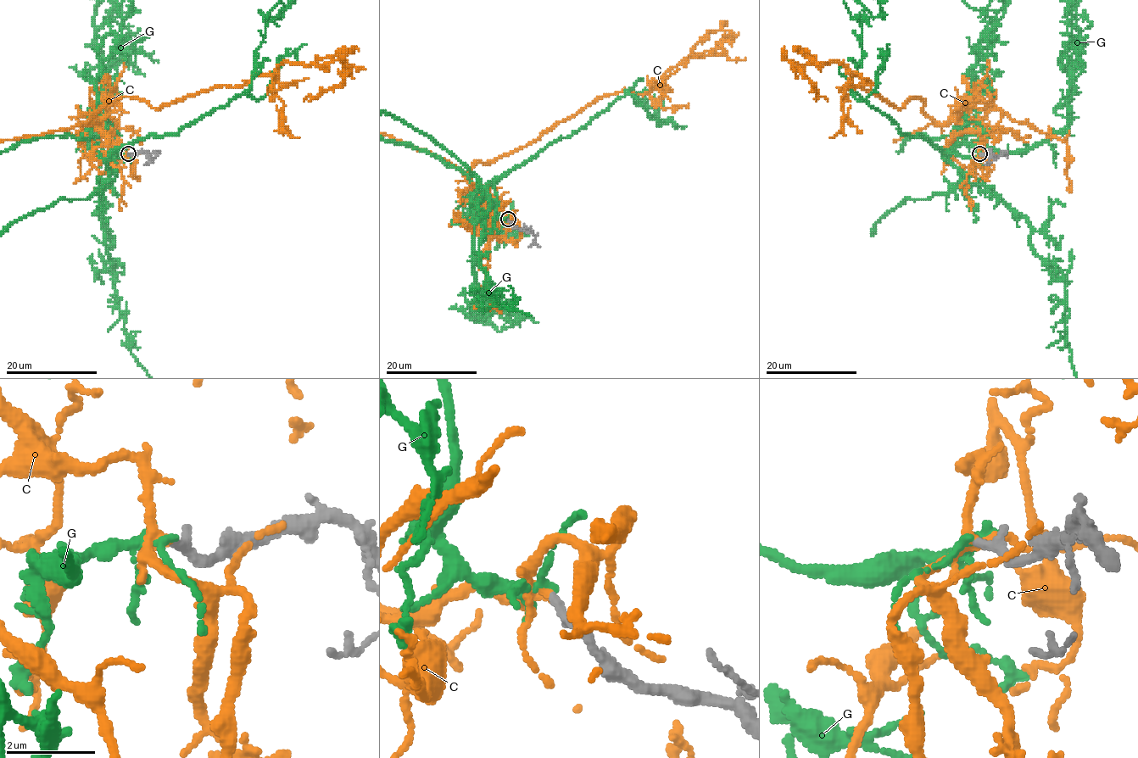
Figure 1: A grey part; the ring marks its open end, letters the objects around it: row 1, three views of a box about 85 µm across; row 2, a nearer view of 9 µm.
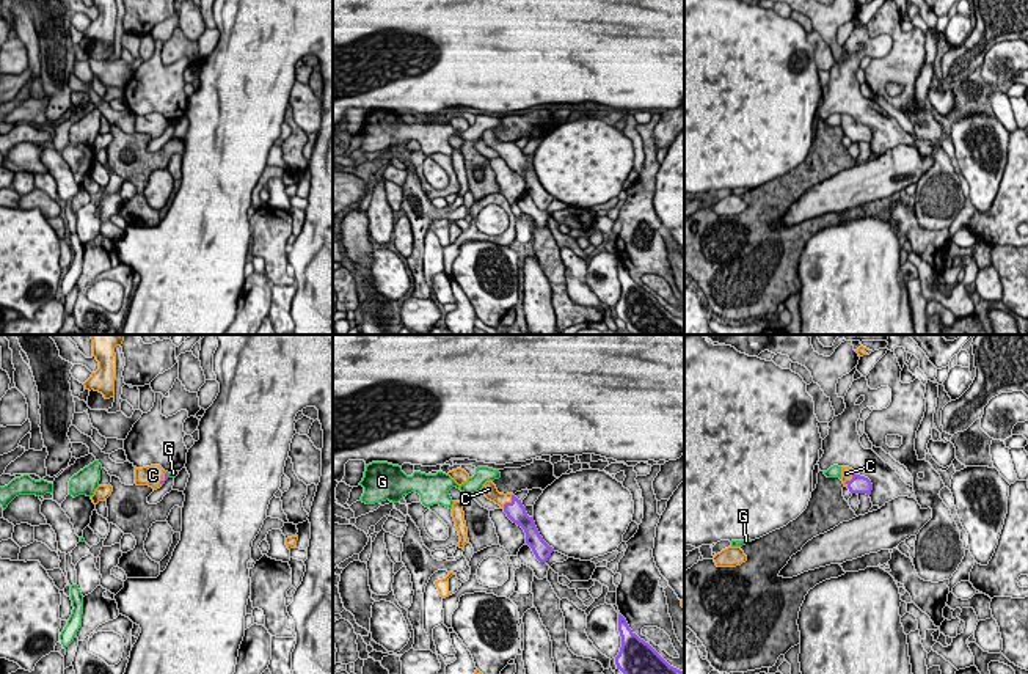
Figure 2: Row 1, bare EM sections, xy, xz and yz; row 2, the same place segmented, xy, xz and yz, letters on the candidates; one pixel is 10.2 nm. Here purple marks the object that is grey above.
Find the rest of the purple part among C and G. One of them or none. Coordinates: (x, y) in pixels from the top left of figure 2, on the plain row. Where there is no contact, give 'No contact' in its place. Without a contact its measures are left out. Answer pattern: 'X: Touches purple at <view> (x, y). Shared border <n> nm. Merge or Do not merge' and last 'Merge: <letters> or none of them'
C: Touches purple at xz (509, 151). Shared border 190 nm. Merge
G: Touches purple at xy (167, 123). Shared border 60 nm. Do not merge
Merge: C

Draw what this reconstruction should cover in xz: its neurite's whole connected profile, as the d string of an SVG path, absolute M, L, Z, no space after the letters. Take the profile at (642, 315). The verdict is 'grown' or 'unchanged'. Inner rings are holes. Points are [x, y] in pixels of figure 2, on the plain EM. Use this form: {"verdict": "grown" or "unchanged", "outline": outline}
{"verdict": "unchanged", "outline": "M618 262L622 295L615 305L629 335L684 335L684 321L670 314L648 291L640 288Z"}

